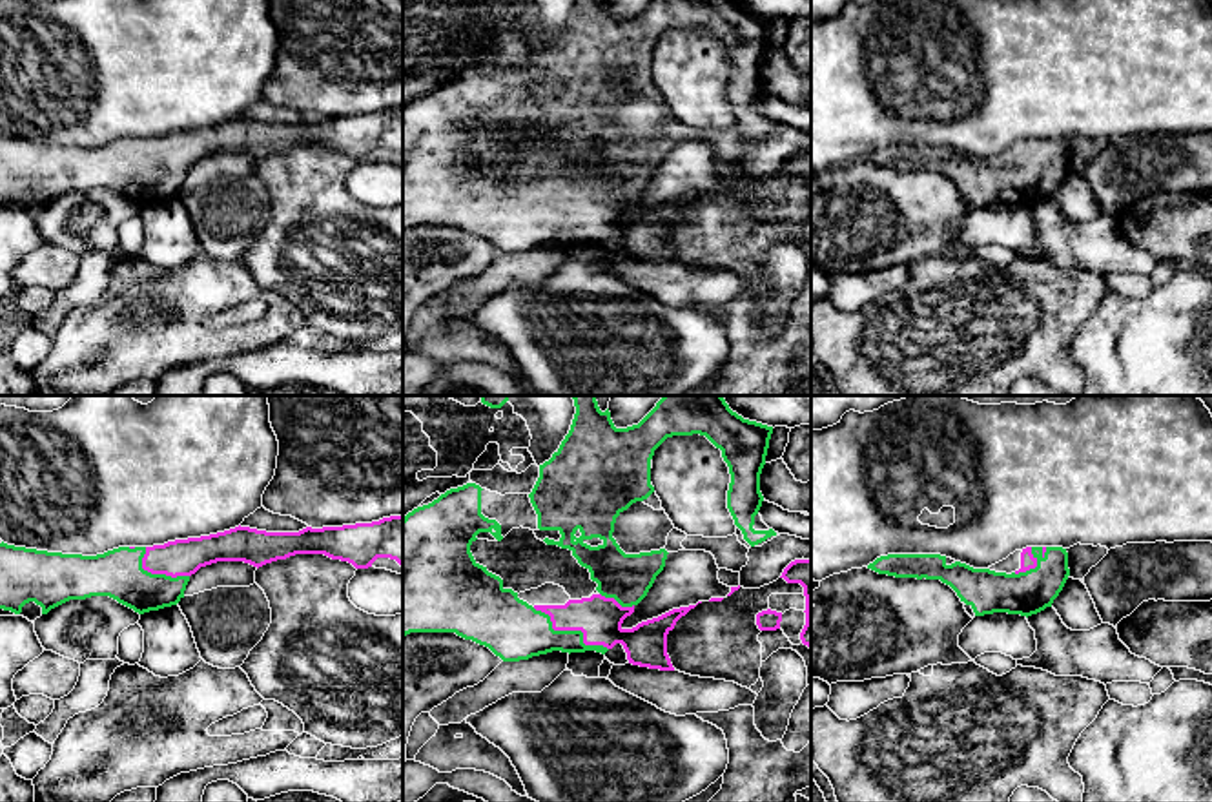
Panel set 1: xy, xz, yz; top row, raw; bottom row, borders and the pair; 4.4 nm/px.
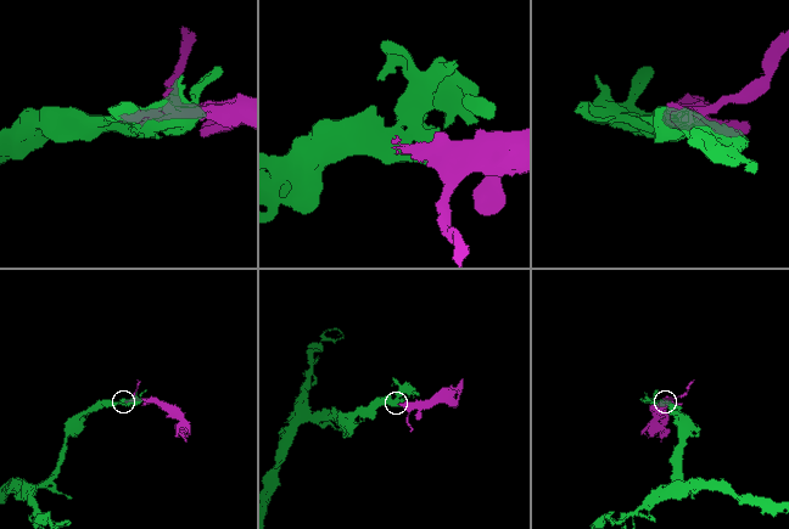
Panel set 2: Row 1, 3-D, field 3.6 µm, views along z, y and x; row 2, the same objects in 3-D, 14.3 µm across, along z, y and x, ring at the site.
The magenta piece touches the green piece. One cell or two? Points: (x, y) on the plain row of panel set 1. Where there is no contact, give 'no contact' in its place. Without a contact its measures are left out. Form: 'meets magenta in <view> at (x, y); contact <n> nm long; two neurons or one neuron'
meets magenta in xz at (571, 221); contact 380 nm long; one neuron

